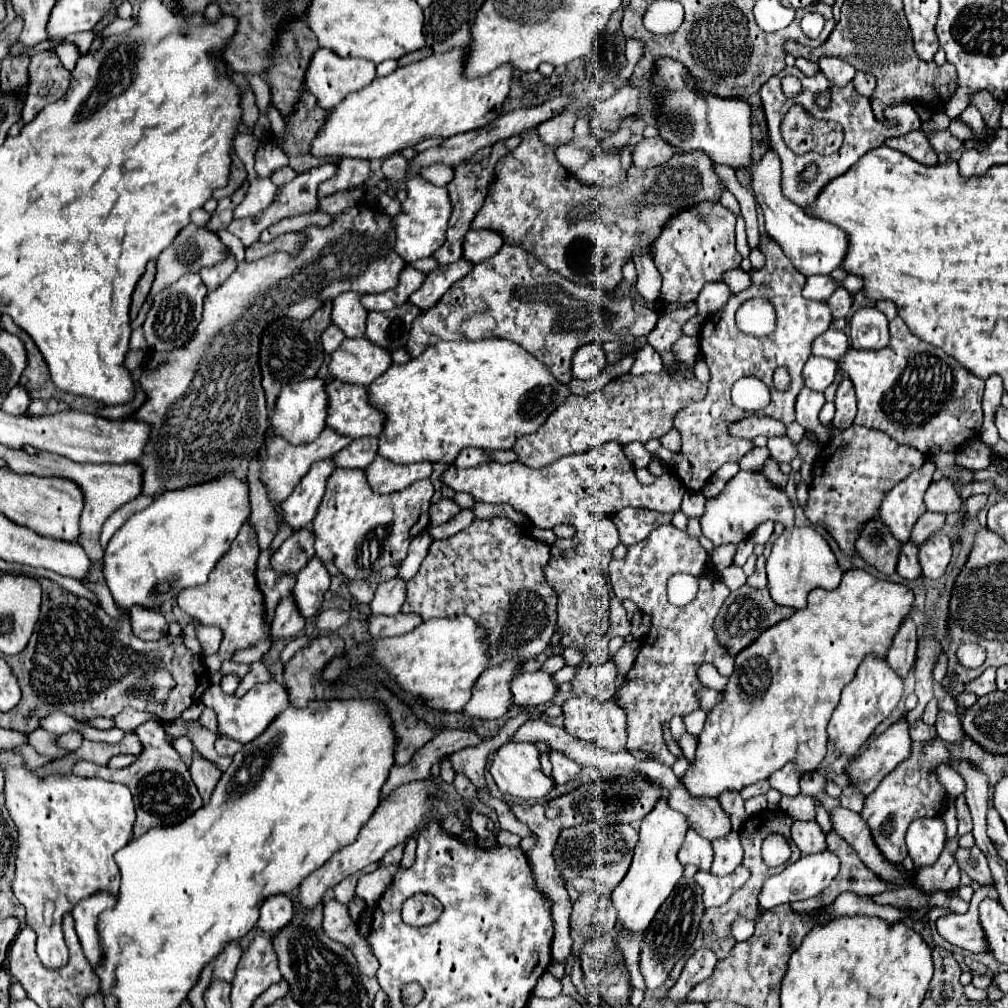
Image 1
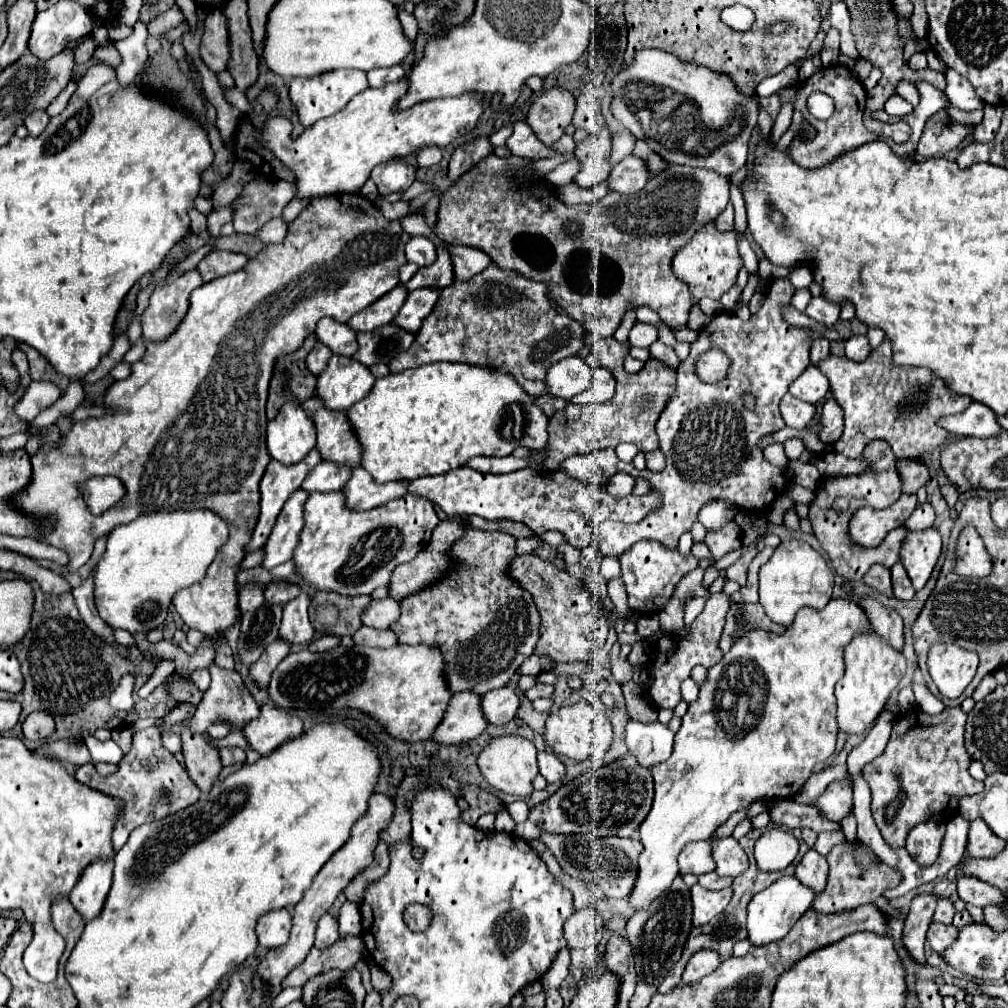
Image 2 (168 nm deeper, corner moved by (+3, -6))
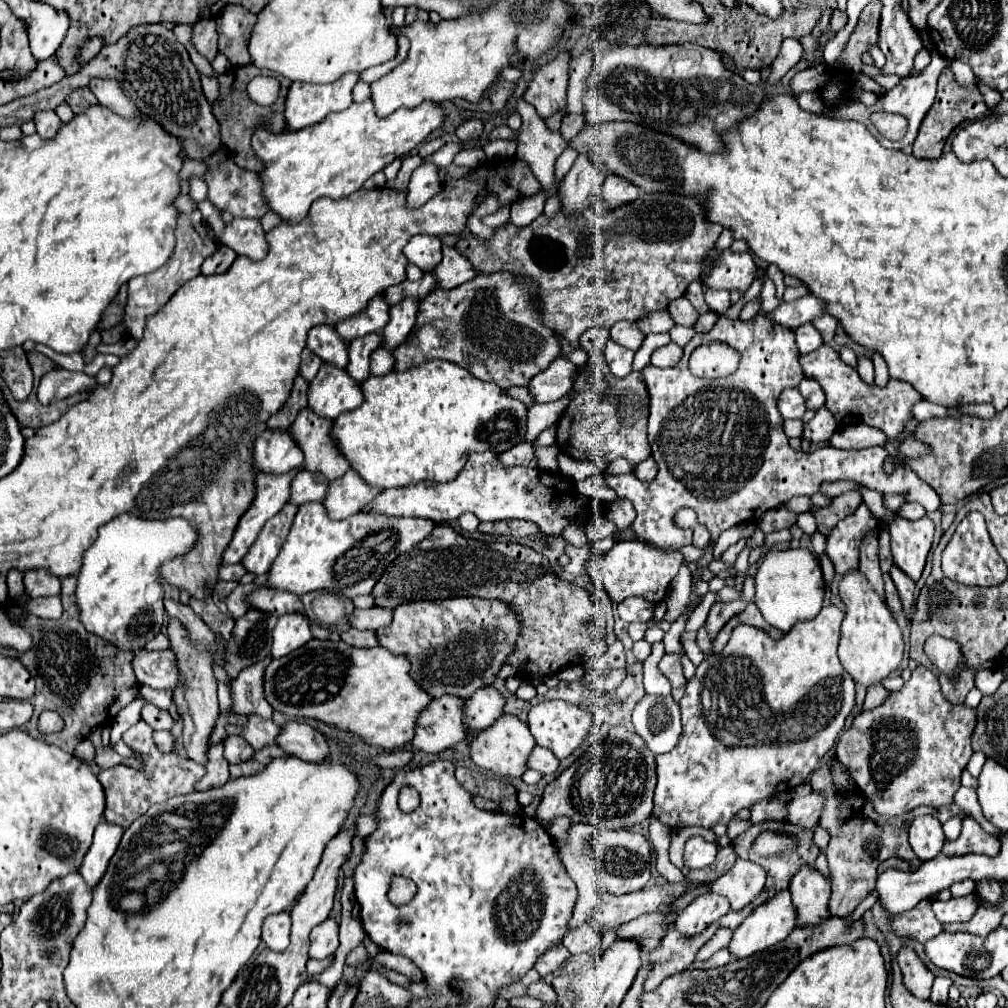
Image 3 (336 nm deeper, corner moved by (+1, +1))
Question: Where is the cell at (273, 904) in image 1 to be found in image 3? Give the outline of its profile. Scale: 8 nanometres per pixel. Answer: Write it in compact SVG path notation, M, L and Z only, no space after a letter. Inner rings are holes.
M286 911L266 917L262 925L262 941L272 951L284 951L288 947L288 935L290 935L290 915Z

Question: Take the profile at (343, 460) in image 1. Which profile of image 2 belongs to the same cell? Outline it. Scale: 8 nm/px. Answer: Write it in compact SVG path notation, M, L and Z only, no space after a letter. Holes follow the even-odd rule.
M320 462L312 474L302 482L306 492L334 492L342 490L352 476L352 468L336 466L336 462Z

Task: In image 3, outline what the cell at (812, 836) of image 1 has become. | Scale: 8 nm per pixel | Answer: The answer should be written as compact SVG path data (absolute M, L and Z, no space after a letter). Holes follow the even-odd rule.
M800 871L790 883L792 905L796 909L798 927L814 927L830 919L830 881L814 871Z

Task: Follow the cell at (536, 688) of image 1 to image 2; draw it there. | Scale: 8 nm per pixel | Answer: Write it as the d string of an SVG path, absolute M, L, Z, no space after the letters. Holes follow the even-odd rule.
M512 686L484 694L484 714L490 724L508 724L516 718L520 708L520 694Z

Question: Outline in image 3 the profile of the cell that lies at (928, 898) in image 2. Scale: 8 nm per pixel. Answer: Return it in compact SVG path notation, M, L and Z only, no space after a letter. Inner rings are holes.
M904 947L898 953L898 963L902 969L904 987L918 999L928 999L934 975L924 967L924 963L916 957L916 953L908 947Z

